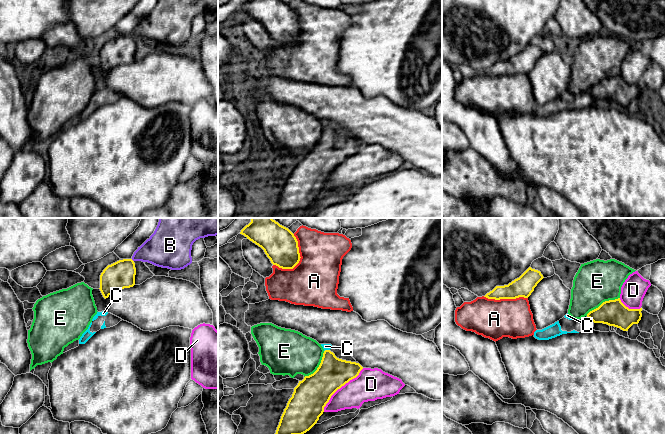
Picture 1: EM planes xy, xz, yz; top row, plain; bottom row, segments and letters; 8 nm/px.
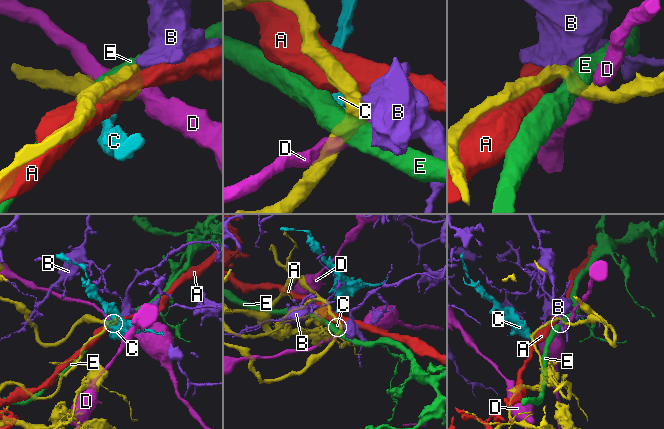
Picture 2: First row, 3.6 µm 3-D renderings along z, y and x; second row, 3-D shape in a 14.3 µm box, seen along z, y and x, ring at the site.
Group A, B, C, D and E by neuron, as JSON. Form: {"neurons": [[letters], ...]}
{"neurons": [["A"], ["B"], ["C"], ["D"], ["E"]]}

